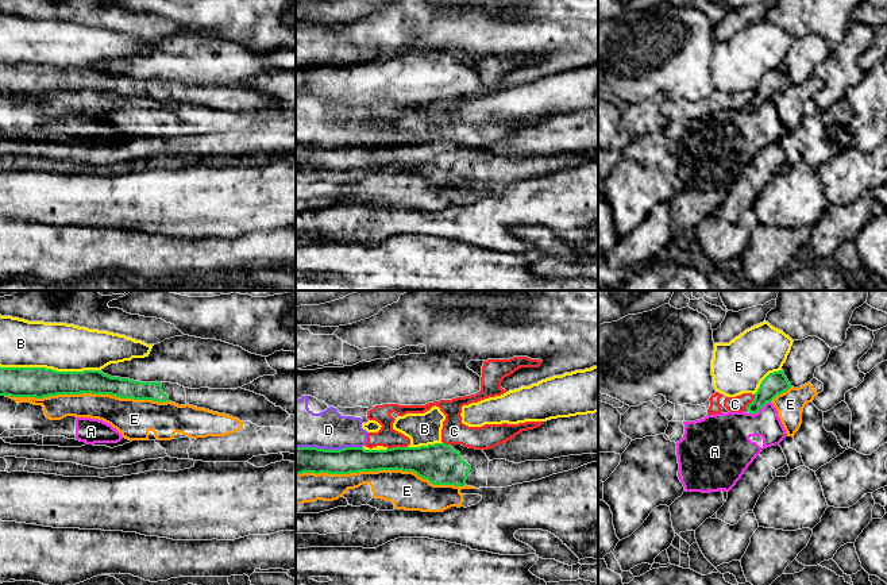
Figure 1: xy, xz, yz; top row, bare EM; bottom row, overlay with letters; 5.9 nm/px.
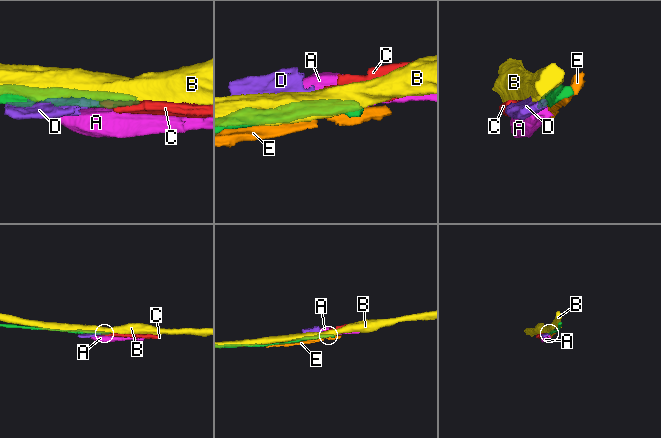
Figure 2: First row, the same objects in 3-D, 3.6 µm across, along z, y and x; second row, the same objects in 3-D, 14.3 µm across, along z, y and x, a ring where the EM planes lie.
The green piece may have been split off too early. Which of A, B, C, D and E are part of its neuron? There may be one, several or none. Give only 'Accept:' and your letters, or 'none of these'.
Accept: none of these

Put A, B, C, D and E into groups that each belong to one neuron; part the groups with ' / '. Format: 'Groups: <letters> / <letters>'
Groups: A / B / C D / E

